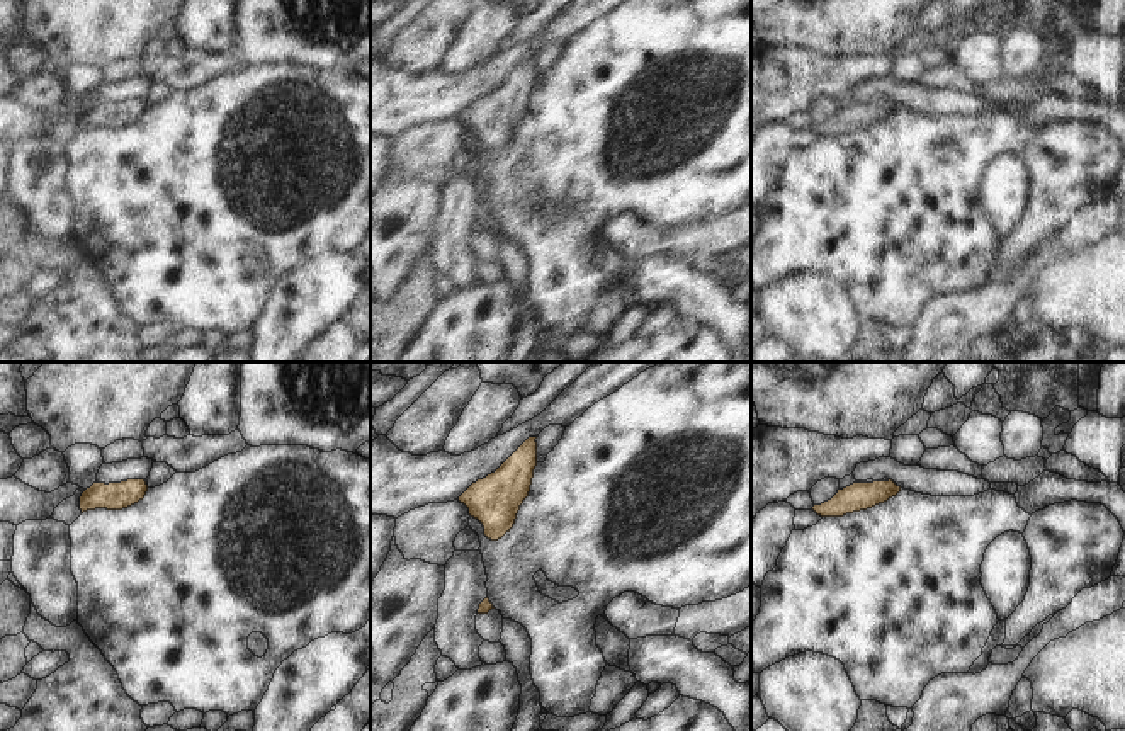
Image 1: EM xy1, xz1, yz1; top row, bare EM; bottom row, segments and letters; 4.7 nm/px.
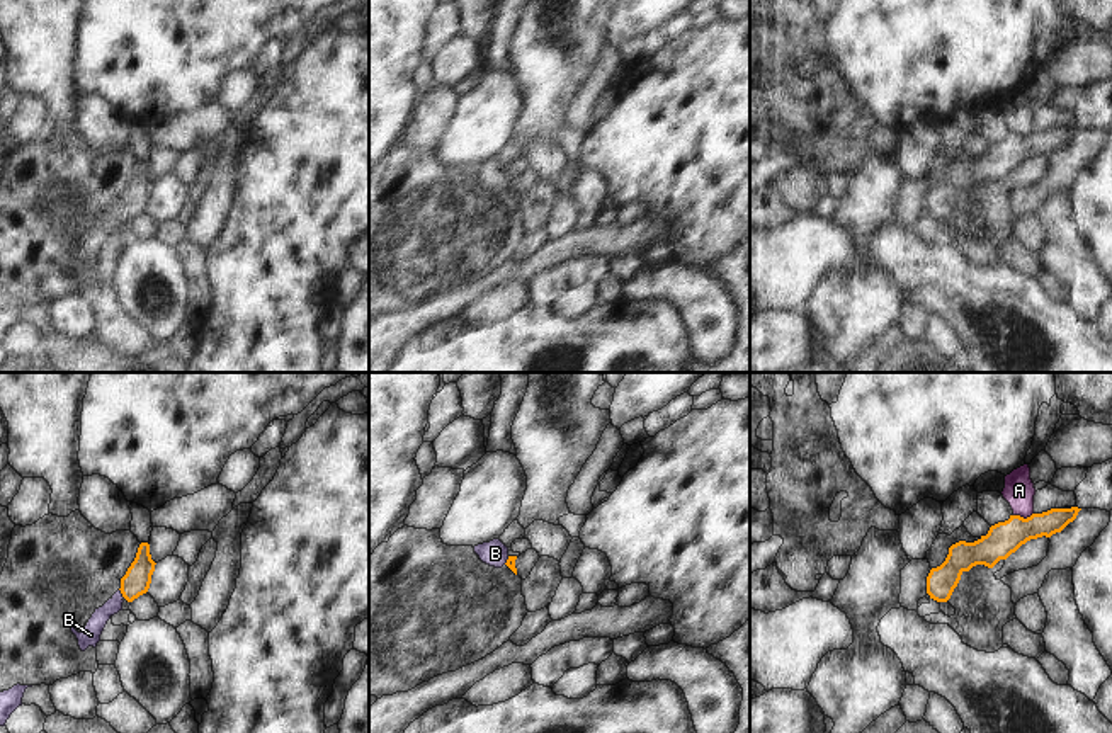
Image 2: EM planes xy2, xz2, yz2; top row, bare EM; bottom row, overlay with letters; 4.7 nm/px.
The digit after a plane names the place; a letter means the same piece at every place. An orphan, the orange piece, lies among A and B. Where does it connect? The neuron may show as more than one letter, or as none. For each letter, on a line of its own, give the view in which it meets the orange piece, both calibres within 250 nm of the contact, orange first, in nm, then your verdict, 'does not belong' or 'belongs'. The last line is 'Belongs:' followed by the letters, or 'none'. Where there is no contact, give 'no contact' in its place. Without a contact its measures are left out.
A: contact in yz2; calibres 160 and 150 nm; does not belong
B: contact in xy2; calibres 130 and 90 nm; belongs
Belongs: B

